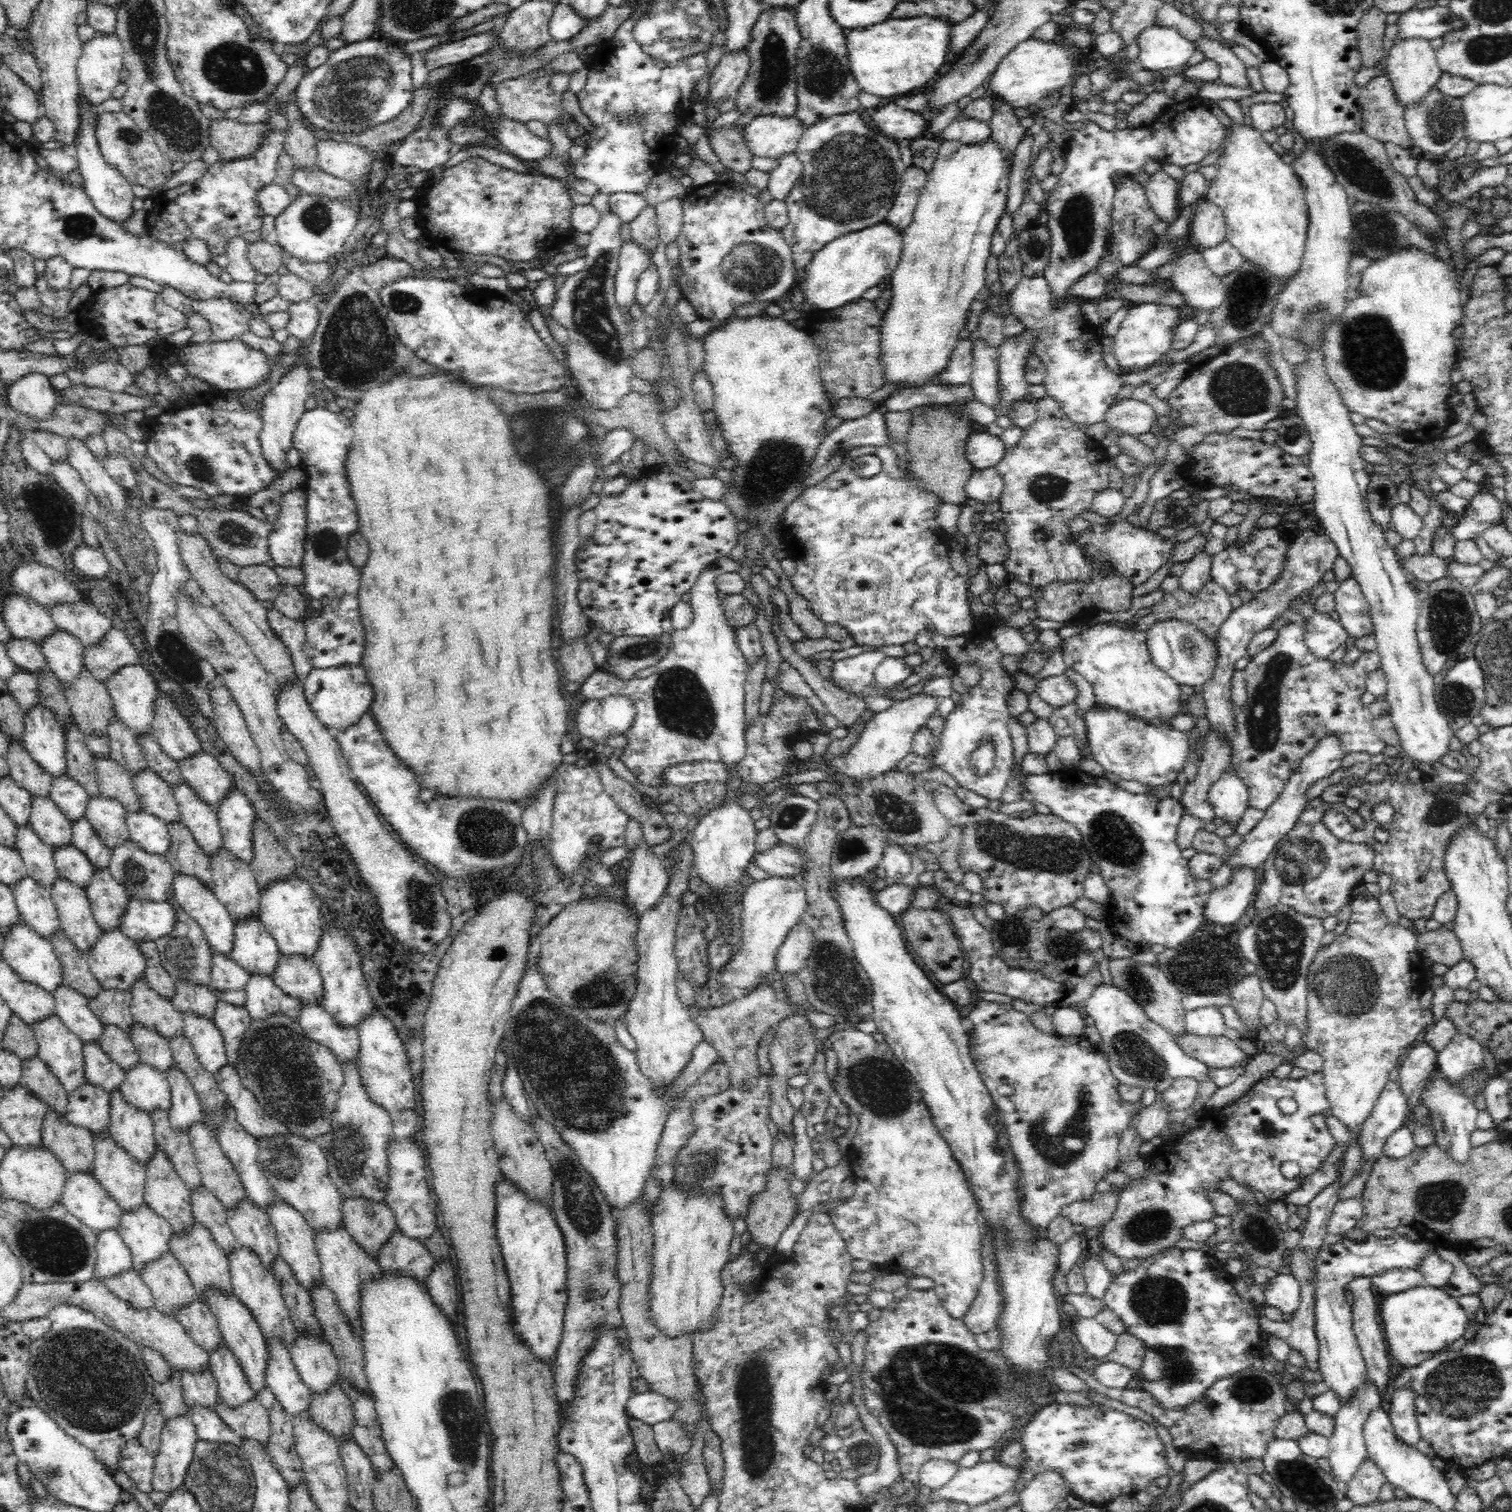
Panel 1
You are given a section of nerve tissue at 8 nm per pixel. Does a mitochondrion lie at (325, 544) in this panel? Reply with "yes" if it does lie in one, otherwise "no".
yes

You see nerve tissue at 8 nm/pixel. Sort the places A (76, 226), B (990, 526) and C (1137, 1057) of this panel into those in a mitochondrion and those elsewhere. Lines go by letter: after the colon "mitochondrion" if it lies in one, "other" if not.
A: mitochondrion
B: other
C: mitochondrion

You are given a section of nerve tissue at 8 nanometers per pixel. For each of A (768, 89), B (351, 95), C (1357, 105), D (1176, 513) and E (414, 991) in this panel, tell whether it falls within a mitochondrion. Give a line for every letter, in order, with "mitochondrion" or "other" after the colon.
A: mitochondrion
B: mitochondrion
C: other
D: mitochondrion
E: other

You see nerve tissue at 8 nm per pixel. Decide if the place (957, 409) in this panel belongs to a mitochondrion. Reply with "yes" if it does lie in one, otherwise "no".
no

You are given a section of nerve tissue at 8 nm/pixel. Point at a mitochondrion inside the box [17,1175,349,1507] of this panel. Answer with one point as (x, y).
(96, 1392)

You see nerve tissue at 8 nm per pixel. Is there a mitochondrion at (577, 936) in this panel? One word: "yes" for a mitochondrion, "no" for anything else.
no

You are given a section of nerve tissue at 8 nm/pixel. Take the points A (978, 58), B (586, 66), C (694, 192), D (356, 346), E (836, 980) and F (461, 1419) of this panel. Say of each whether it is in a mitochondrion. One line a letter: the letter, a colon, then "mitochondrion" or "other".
A: mitochondrion
B: other
C: other
D: mitochondrion
E: mitochondrion
F: mitochondrion

